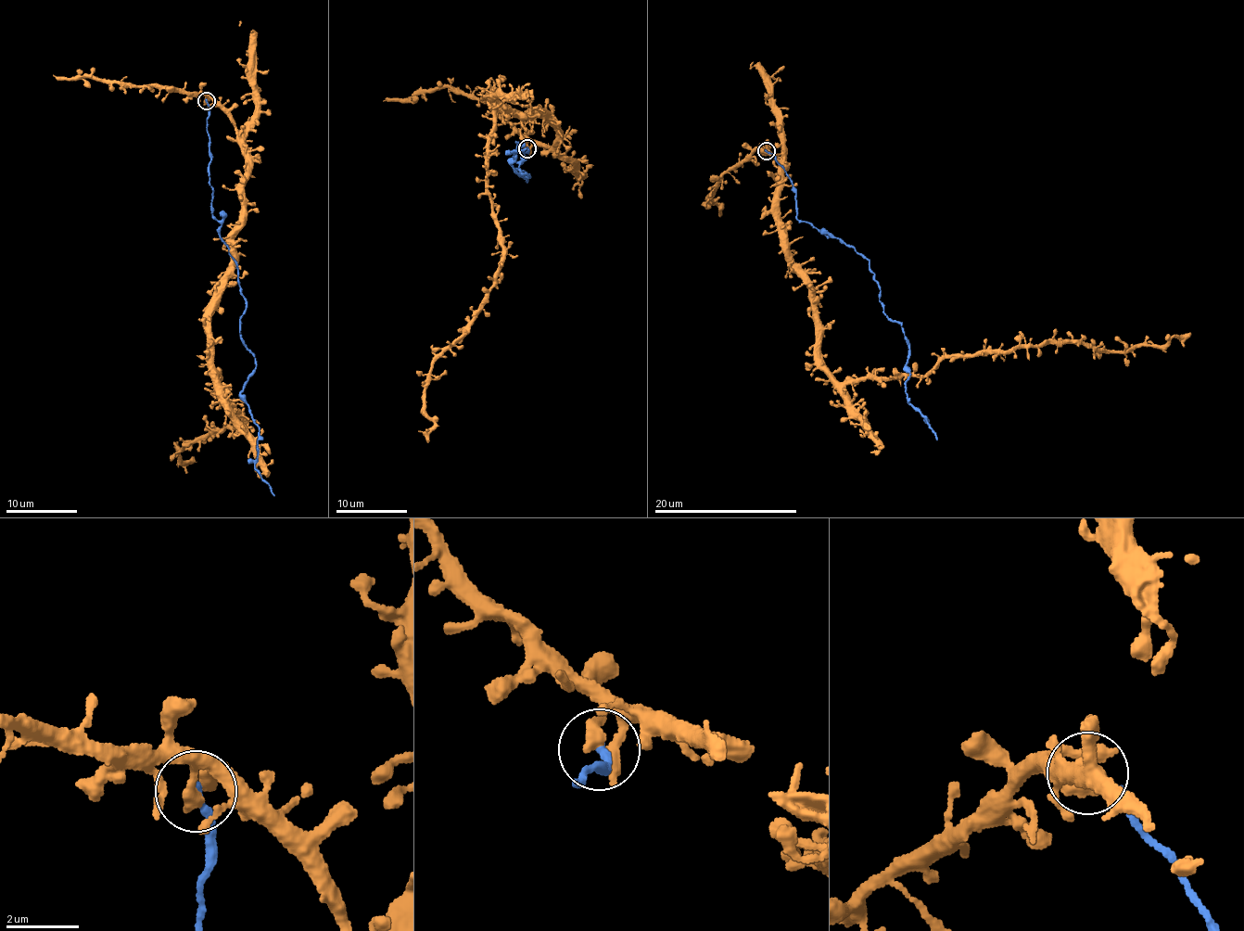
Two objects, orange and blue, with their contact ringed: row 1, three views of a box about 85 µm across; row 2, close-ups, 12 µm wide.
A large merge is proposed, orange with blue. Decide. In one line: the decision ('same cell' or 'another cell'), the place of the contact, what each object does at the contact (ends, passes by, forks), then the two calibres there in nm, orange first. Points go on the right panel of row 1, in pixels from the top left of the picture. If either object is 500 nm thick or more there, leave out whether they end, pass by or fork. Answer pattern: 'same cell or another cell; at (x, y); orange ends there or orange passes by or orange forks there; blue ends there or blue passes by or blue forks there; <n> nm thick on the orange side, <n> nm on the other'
another cell; at (767, 150); orange ends there; blue ends there; 400 nm thick on the orange side, 240 nm on the other

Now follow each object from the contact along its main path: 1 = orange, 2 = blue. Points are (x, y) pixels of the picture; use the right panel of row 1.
1: (767, 152), (779, 163), (784, 256), (809, 290), (817, 357), (840, 382), (1047, 343), (1125, 350), (1190, 333)
2: (767, 150), (792, 183), (797, 219), (869, 261), (883, 312), (903, 330), (906, 400), (936, 439)

